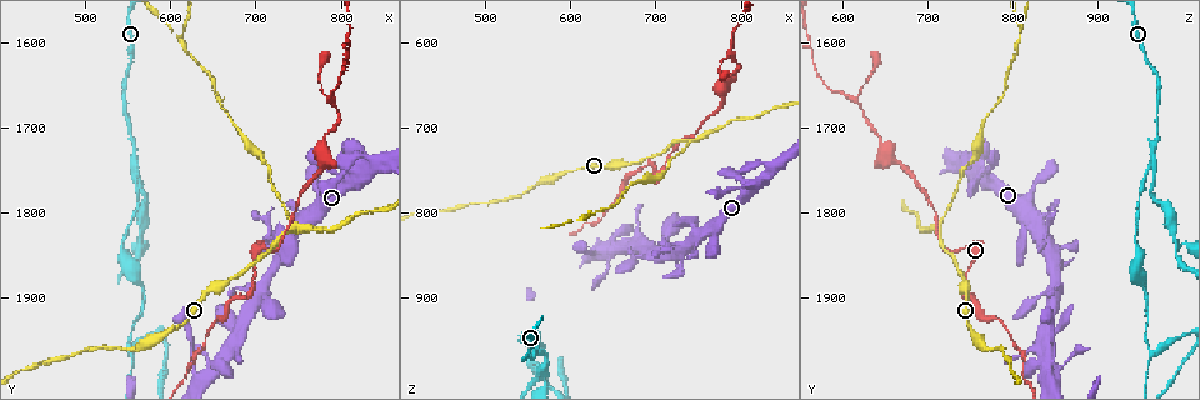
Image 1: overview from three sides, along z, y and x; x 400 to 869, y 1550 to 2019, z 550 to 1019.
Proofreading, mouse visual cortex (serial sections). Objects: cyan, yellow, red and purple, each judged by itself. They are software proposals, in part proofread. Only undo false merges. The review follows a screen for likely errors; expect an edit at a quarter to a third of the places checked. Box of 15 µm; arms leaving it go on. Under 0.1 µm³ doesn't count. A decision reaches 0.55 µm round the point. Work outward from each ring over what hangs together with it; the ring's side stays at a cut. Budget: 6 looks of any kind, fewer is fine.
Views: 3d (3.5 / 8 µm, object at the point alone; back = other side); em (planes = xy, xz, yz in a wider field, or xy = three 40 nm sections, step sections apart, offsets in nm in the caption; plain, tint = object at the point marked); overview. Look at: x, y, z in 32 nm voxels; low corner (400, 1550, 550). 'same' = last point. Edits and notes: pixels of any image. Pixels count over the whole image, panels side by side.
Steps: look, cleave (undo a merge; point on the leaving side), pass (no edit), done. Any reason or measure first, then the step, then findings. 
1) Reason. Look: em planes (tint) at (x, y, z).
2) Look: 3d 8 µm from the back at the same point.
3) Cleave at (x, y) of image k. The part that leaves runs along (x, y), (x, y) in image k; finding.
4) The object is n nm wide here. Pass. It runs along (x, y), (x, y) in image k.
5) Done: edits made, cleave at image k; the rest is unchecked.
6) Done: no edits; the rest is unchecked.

Abrupt turn. Look: 3d 8 µm at (690, 1895, 745).

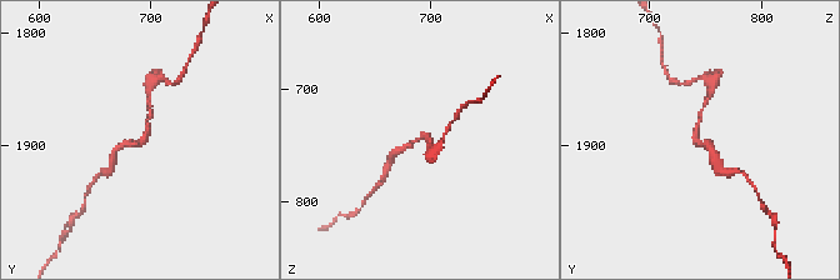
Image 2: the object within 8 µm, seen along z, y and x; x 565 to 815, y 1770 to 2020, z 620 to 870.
Closer look. Look: 3d 3.5 µm at (692, 1894, 742).

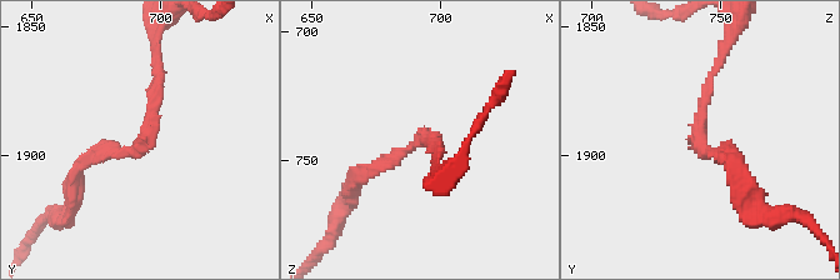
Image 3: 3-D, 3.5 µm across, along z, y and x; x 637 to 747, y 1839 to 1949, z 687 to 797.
The arms are 100, 200 nm wide; shape alone is not enough. Look: em xy step 3 (tint) at (692, 1895, 743).

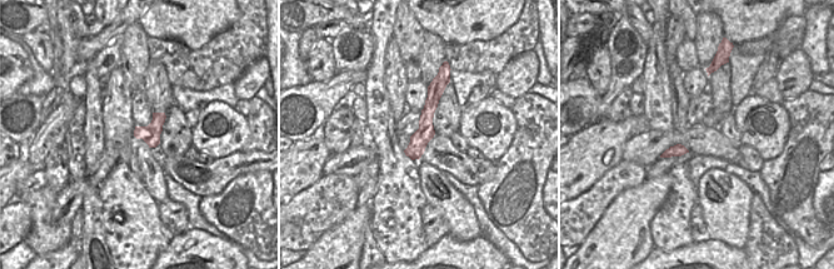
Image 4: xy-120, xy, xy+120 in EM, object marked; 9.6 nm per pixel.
Pass. It runs along (439, 88), (413, 155) in image 4; all the same cell.

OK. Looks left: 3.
A narrow waist. Look: 3d 3.5 µm at (780, 1710, 640).

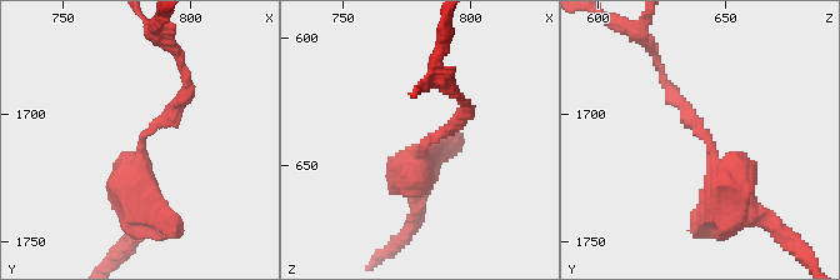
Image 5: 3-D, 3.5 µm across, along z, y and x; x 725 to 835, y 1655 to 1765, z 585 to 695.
The arms are 200, 500 nm wide. Look: em xy step 2 (tint) at (782, 1708, 642).

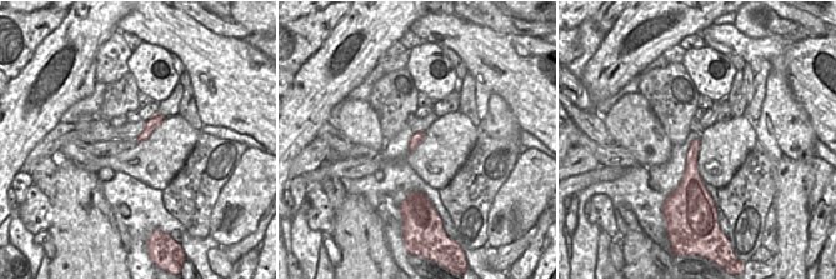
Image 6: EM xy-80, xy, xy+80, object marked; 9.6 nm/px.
Look: em xy step 3 (tint) at the same point.

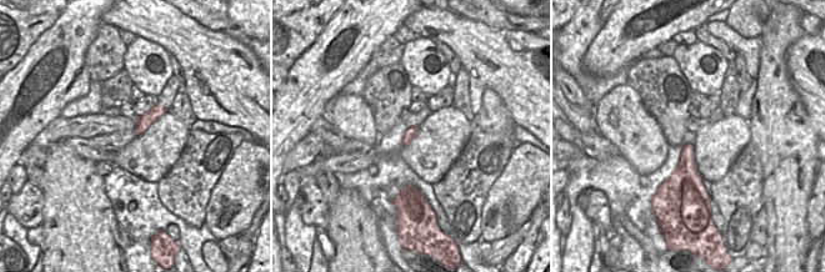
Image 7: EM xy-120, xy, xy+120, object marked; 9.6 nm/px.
Pass. It runs along (740, 211), (724, 193), (708, 139), (663, 78) in image 5; continuous, no second cell.

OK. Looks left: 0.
Done: no edits; the rest is unchecked.

